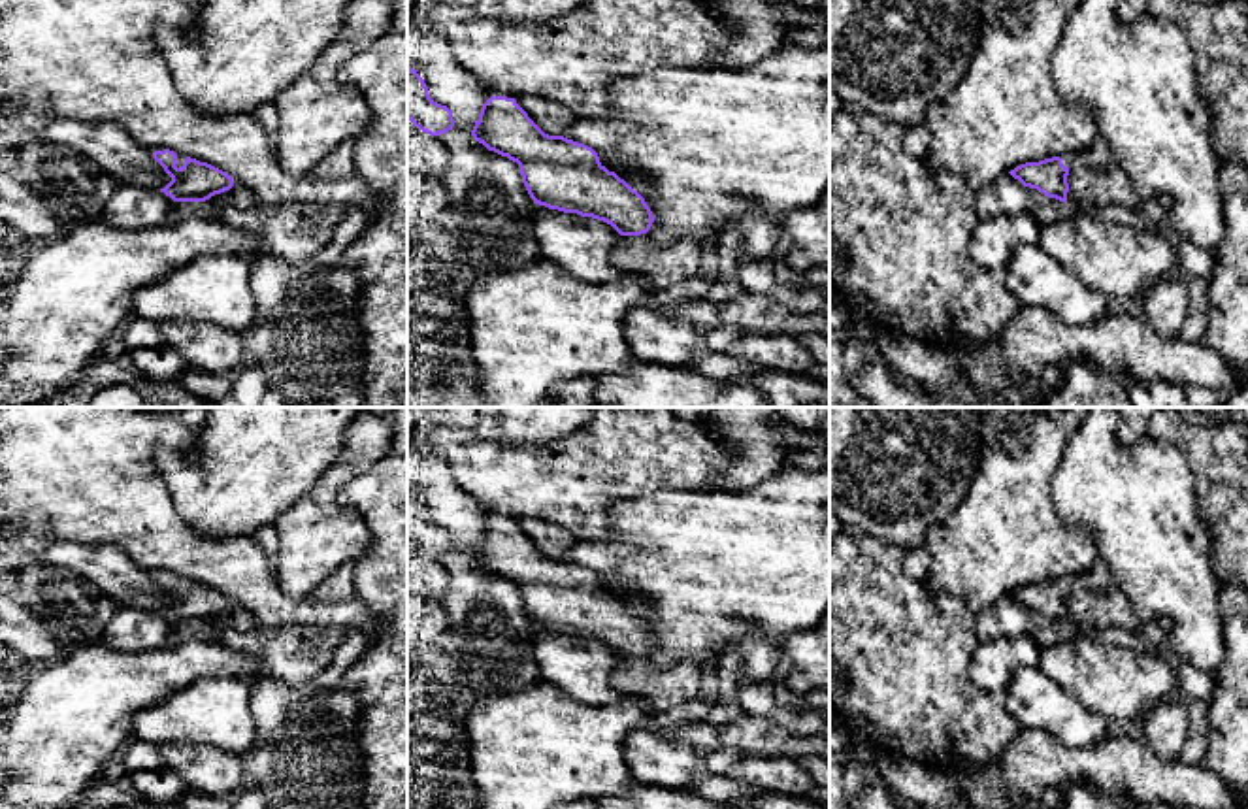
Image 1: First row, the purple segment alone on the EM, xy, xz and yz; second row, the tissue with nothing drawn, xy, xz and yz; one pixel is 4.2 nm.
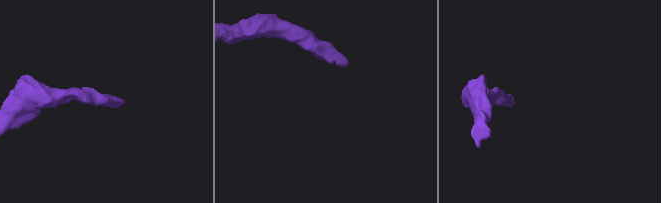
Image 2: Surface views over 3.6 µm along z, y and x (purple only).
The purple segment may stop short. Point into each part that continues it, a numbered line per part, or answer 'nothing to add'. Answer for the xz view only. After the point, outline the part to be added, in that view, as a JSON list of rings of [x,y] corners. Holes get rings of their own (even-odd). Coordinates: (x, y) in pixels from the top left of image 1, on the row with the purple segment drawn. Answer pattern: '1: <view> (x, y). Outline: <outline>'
1: xz (662, 266). Outline: [[[649,234],[618,236],[611,260],[620,272],[639,273],[660,290],[694,277],[703,251],[692,238],[656,245]]]

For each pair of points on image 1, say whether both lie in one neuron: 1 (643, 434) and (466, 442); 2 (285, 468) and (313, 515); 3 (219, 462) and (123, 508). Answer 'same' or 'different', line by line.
1: same
2: different
3: different

